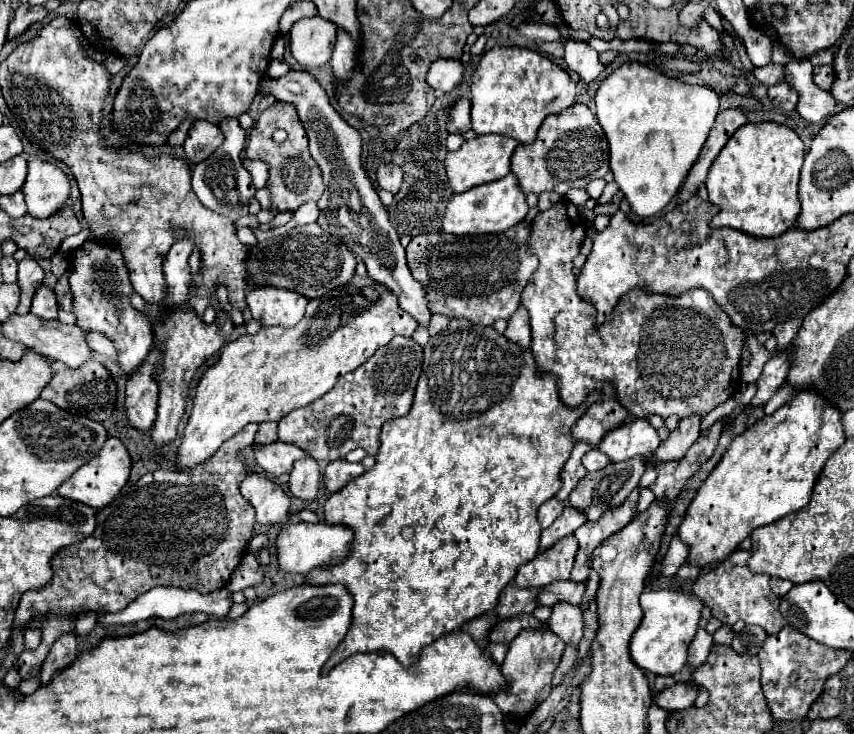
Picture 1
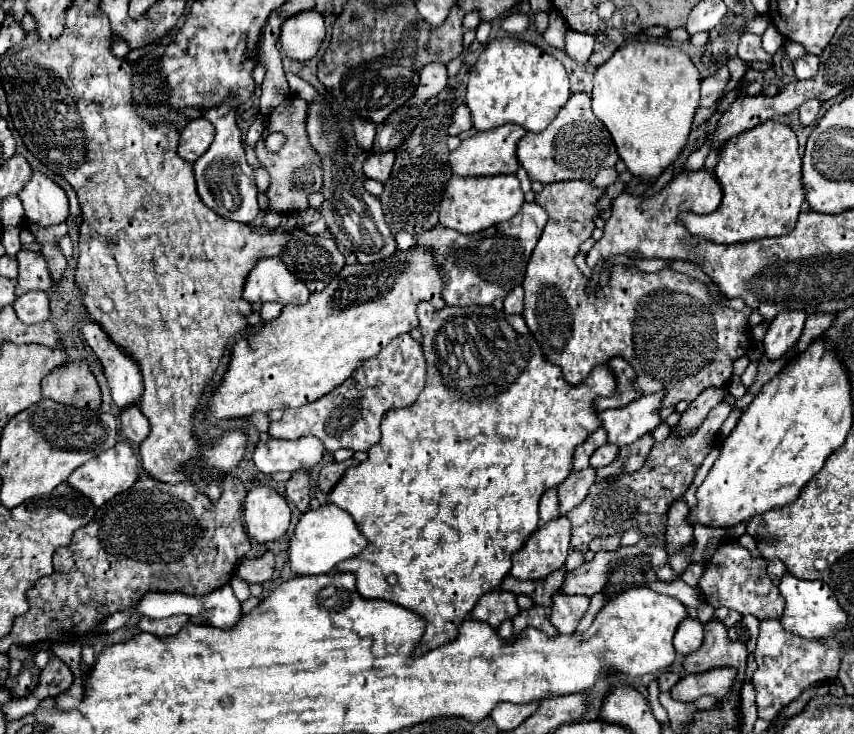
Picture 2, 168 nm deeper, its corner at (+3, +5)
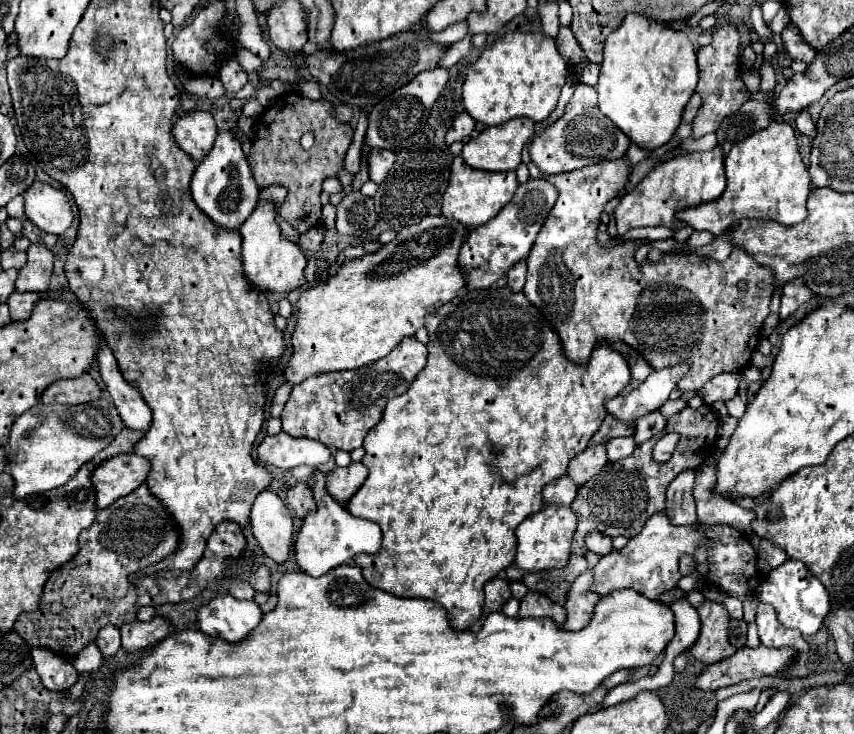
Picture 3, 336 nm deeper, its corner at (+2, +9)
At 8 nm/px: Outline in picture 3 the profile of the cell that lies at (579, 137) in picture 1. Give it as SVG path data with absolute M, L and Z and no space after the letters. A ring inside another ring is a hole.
M577 85L575 95L565 107L565 115L553 125L545 127L529 143L531 161L539 167L543 177L563 171L575 171L603 161L621 159L629 147L629 137L617 129L599 109L597 109L597 91L589 85Z

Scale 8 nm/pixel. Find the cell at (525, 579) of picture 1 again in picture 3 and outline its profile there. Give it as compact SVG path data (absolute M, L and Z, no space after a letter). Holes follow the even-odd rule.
M545 505L539 513L527 517L517 529L517 555L515 565L527 573L543 569L561 569L567 565L571 555L571 539L577 525L575 513L567 505Z

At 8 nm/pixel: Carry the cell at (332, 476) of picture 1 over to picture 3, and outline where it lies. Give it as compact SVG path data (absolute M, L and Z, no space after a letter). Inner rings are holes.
M351 461L347 467L335 467L333 471L329 471L325 485L335 501L345 503L363 485L365 479L367 479L367 467L363 463Z

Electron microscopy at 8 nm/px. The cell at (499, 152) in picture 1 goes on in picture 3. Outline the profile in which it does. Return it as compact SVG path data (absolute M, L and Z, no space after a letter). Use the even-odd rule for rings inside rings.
M527 117L521 119L511 119L507 123L487 127L485 131L479 133L479 137L471 139L465 147L461 157L469 167L483 169L483 171L515 171L521 163L521 151L525 143L535 135L535 123L529 121Z

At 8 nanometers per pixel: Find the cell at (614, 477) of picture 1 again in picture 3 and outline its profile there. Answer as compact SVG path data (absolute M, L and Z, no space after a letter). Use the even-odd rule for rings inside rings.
M659 411L649 413L649 415L641 417L641 419L635 423L633 439L635 439L637 445L639 445L639 443L643 443L643 441L647 441L647 439L651 439L651 437L657 437L657 435L663 433L665 423L667 423L667 421L665 421L665 417L663 417Z

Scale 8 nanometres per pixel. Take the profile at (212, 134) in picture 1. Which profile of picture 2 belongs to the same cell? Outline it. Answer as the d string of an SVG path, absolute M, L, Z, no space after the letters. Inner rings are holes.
M192 119L184 131L180 133L180 145L178 145L178 155L190 163L194 163L212 143L214 137L214 129L212 125L204 119Z

